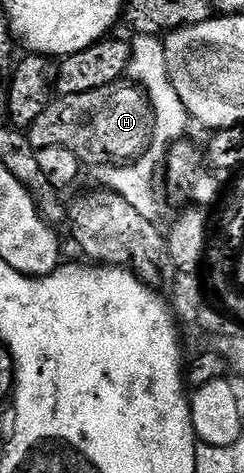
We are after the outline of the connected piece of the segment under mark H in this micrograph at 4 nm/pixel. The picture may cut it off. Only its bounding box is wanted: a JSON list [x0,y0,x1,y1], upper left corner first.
[26,83,154,166]

